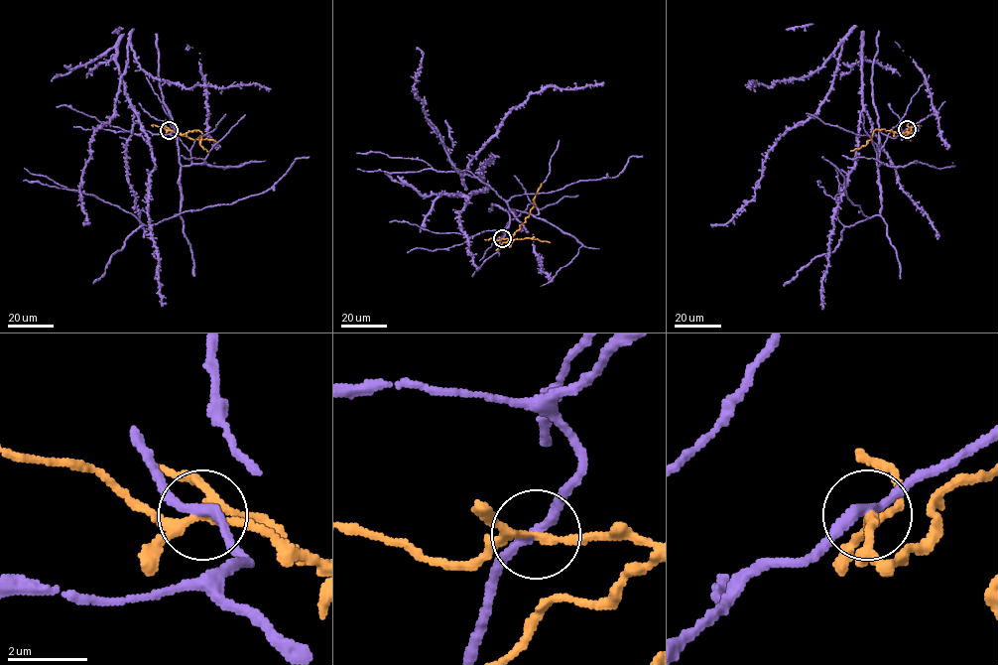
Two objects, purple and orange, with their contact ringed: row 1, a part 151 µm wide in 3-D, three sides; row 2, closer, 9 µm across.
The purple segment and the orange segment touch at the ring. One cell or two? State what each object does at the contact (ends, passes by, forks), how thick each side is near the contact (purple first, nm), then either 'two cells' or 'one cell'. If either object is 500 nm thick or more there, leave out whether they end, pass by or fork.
purple passes by; orange forks; calibres 240 and 160 nm; two cells

